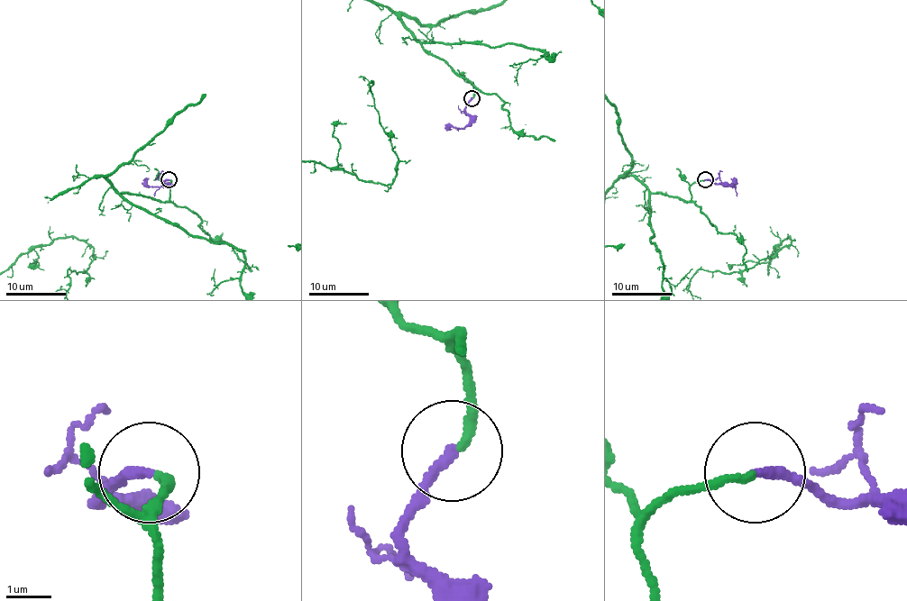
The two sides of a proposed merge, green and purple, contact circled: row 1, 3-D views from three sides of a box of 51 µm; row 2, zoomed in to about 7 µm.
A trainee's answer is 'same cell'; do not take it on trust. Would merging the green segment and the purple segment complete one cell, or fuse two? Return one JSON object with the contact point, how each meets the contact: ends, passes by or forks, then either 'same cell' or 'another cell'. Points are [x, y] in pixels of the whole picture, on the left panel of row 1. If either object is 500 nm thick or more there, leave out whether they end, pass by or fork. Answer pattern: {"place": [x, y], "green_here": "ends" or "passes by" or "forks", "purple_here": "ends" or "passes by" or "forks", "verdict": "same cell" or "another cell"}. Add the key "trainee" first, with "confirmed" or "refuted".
{"trainee": "confirmed", "place": [169, 179], "green_here": "ends", "purple_here": "ends", "verdict": "same cell"}

